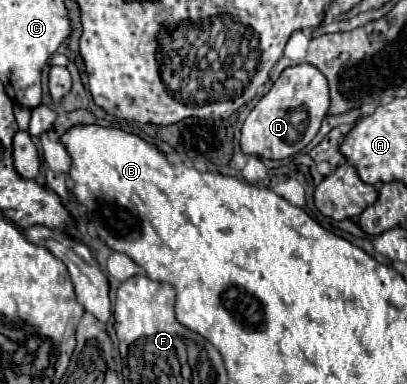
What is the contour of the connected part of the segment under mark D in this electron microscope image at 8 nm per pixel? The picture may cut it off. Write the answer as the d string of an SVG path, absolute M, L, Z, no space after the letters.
M311 64L287 68L273 88L257 102L241 128L241 150L249 156L285 160L301 152L319 132L329 110L329 88L325 76Z

